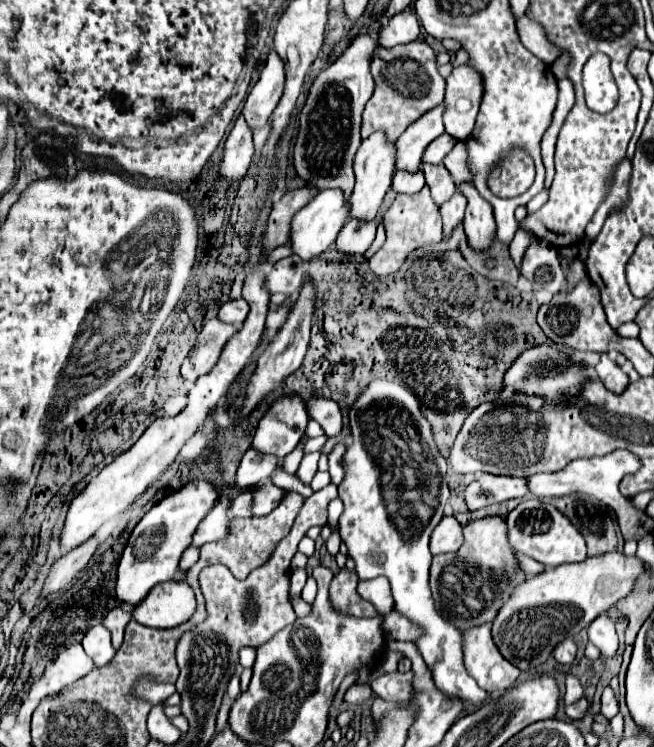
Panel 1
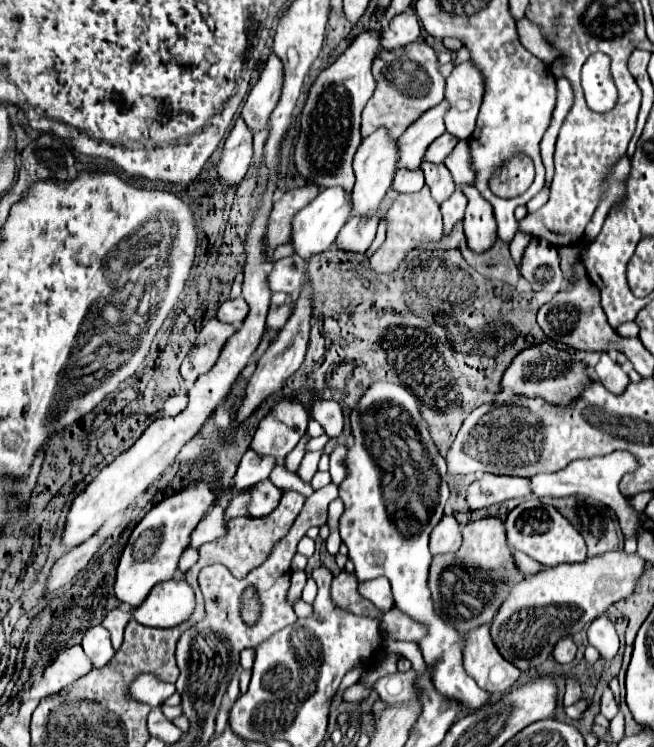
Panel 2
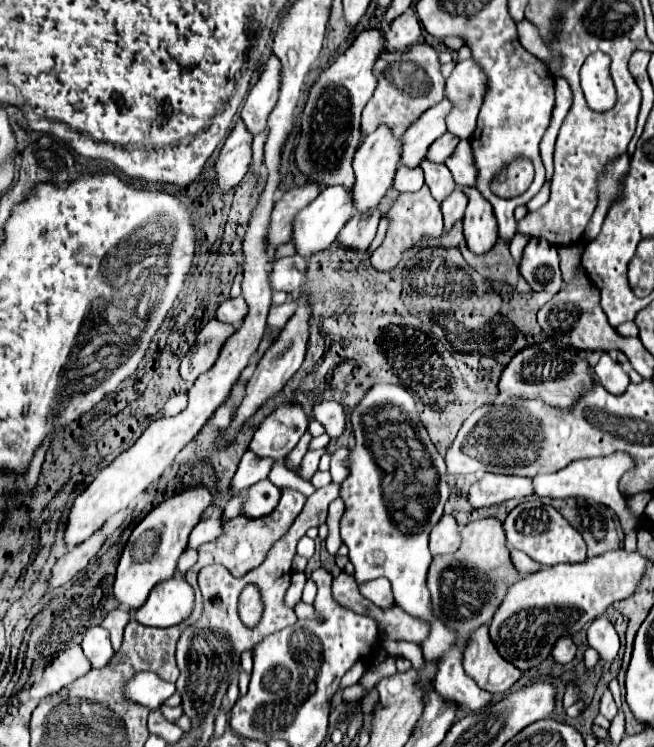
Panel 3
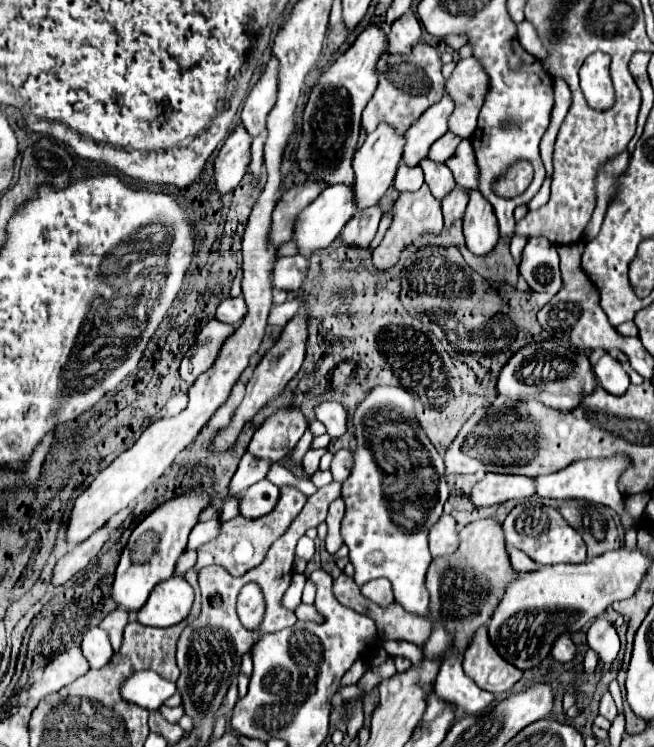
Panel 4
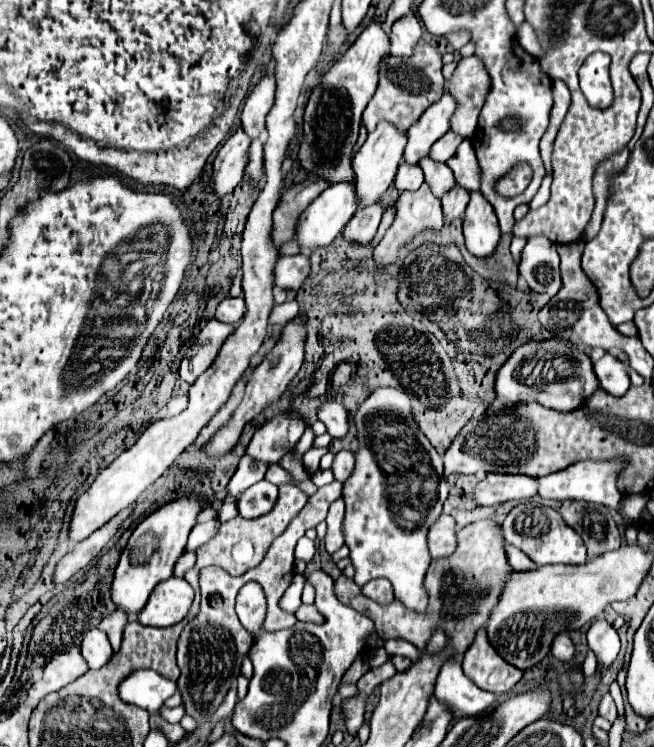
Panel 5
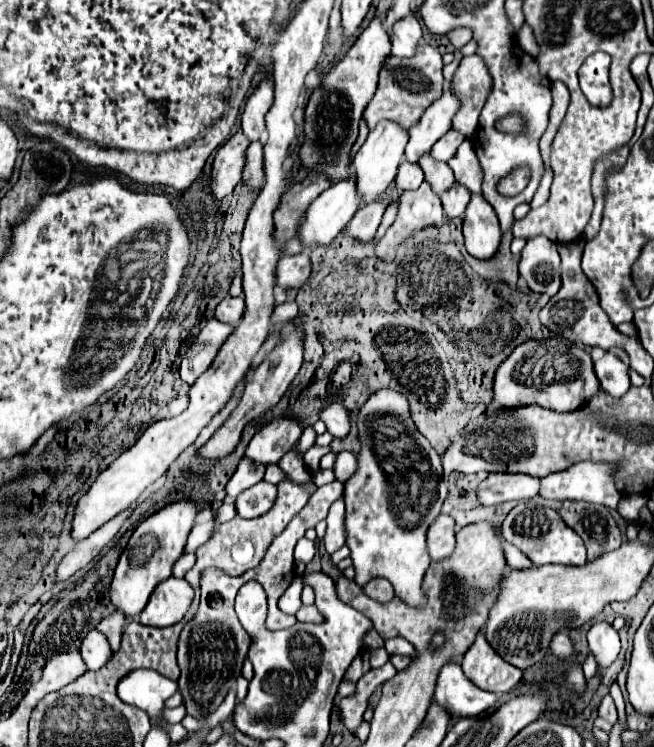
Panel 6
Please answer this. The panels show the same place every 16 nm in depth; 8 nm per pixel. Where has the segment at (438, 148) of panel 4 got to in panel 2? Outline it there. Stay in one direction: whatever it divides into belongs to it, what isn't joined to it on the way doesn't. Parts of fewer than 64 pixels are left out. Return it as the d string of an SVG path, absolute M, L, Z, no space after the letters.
M442 134L440 138L436 138L428 146L428 152L424 154L424 160L426 162L432 162L432 164L440 164L440 162L444 162L444 158L452 152L452 148L456 144L458 144L458 140L452 134Z

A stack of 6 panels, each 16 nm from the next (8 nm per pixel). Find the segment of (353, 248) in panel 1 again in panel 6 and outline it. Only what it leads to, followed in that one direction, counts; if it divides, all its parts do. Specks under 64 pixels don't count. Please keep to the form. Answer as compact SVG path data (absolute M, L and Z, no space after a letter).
M376 200L374 204L368 204L364 208L358 208L354 218L344 228L344 234L358 242L370 242L376 234L376 228L380 226L384 210L386 210L386 202L382 200Z

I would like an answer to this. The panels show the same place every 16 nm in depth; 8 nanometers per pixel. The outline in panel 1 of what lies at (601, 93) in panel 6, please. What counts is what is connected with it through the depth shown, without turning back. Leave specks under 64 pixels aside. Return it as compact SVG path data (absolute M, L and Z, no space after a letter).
M594 54L584 66L586 104L592 111L604 114L611 111L618 101L618 88L610 72L610 60L604 54Z

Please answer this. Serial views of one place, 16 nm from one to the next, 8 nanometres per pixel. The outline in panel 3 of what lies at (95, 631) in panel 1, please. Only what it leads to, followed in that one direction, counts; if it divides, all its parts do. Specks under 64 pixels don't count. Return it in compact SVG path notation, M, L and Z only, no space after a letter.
M102 626L88 628L88 632L84 634L84 640L82 640L82 650L90 658L94 668L106 666L110 662L110 658L114 656L114 650L110 644L110 634Z

